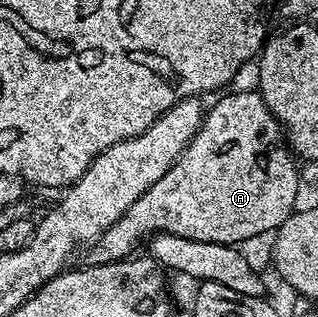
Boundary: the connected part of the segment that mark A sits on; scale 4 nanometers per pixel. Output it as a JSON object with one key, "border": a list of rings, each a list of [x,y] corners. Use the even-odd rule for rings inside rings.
{"border":[[[251,90],[251,92],[230,92],[230,93],[229,92],[230,91],[227,91],[225,94],[222,94],[222,95],[227,94],[227,96],[220,97],[219,100],[216,101],[215,104],[211,106],[211,108],[209,105],[209,107],[205,109],[202,118],[202,125],[198,127],[198,133],[194,135],[194,137],[192,138],[192,142],[180,154],[180,158],[178,159],[178,161],[175,162],[175,164],[172,167],[170,167],[170,169],[168,170],[168,174],[164,174],[164,178],[160,178],[160,182],[156,182],[149,190],[146,191],[146,193],[144,193],[144,195],[142,195],[140,198],[136,198],[136,202],[132,202],[132,206],[130,207],[130,209],[126,211],[125,214],[123,214],[122,217],[120,217],[120,219],[117,220],[116,223],[112,225],[112,227],[110,227],[108,230],[104,230],[104,234],[102,235],[101,241],[95,243],[93,247],[89,249],[89,252],[91,251],[89,257],[91,261],[105,262],[107,260],[125,260],[127,259],[127,257],[131,255],[131,253],[135,251],[135,249],[137,249],[134,247],[136,247],[137,244],[140,243],[142,239],[143,239],[142,240],[143,243],[143,241],[145,241],[147,238],[159,232],[176,234],[180,238],[188,238],[189,240],[195,240],[196,242],[220,242],[221,244],[232,244],[235,246],[242,246],[245,245],[244,243],[245,240],[250,240],[253,238],[253,236],[262,236],[265,234],[265,232],[273,233],[278,227],[280,227],[283,224],[283,222],[286,219],[288,219],[292,215],[292,213],[294,212],[294,203],[296,202],[296,186],[300,182],[300,168],[297,168],[297,166],[299,167],[299,165],[296,163],[295,157],[292,155],[289,147],[287,147],[287,145],[284,143],[284,133],[281,124],[279,124],[277,118],[273,116],[272,113],[270,113],[270,111],[268,110],[268,106],[263,102],[261,92],[257,90]]]}

